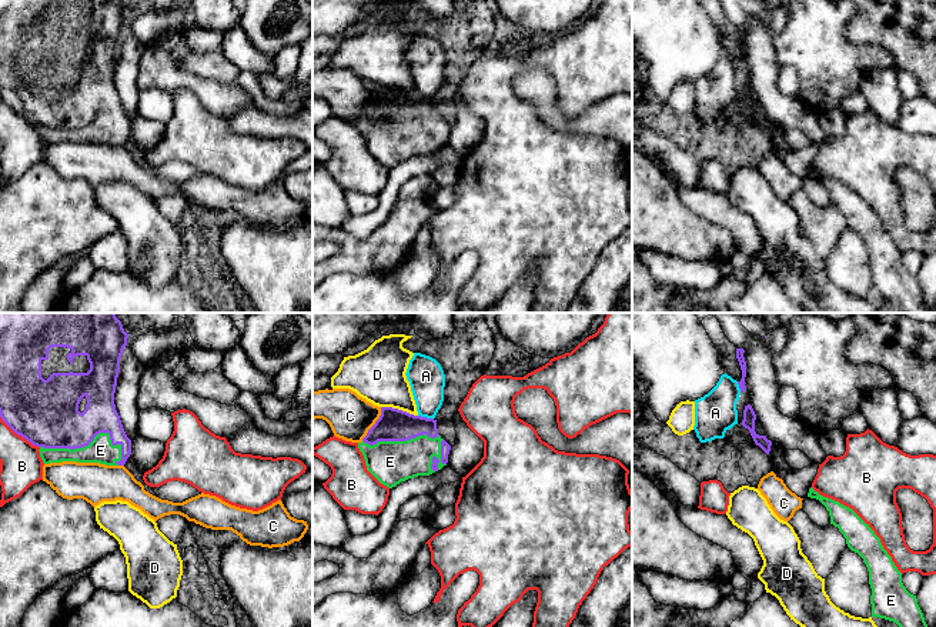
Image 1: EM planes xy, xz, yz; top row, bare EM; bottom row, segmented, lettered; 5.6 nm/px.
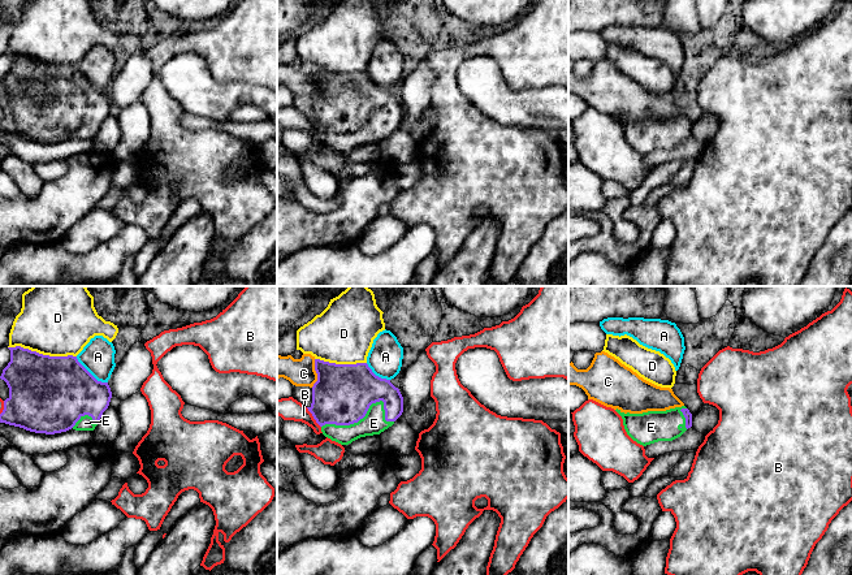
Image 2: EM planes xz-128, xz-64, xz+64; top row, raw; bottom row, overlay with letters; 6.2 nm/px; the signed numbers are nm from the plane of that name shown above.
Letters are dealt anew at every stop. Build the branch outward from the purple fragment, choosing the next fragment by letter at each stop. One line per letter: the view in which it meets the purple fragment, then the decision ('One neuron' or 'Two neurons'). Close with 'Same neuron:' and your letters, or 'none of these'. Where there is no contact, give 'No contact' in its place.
A: Touches purple in xz. Two neurons
B: Touches purple in xy. Two neurons
C: Touches purple in xz. Two neurons
D: Touches purple in xz. Two neurons
E: Touches purple in xy. One neuron
Same neuron: E

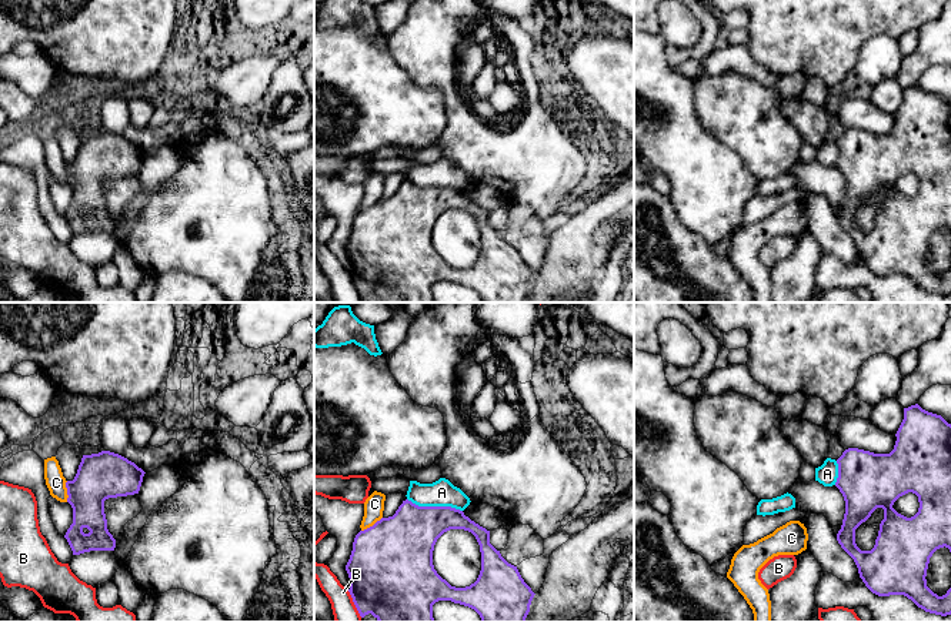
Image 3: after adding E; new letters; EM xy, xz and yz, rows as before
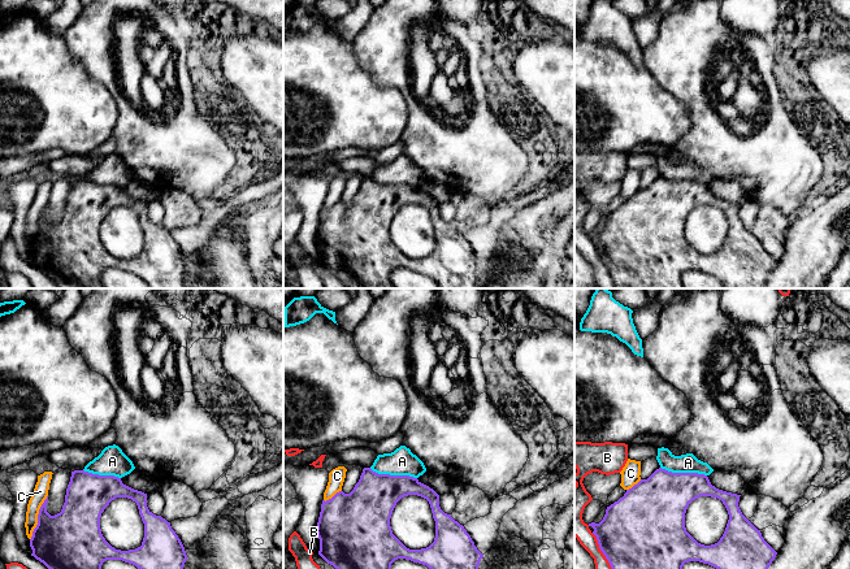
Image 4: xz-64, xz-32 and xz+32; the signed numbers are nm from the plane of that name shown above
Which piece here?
A: Touches purple in xz. Two neurons
B: Touches purple in xz. Two neurons
C: Touches purple in xy. Two neurons
Same neuron: none of these

